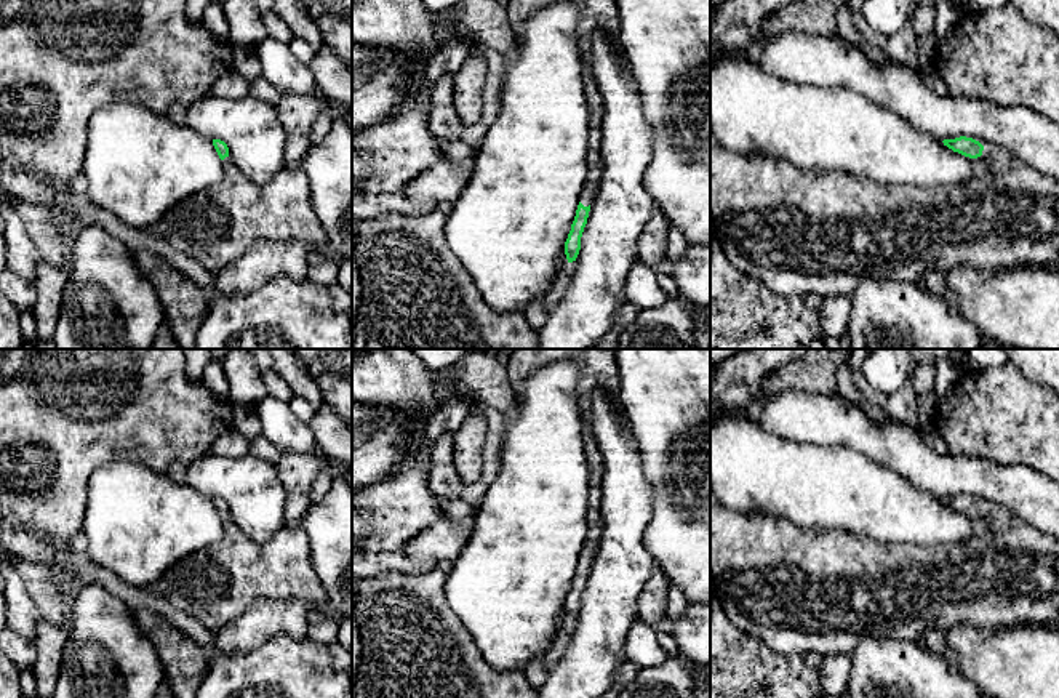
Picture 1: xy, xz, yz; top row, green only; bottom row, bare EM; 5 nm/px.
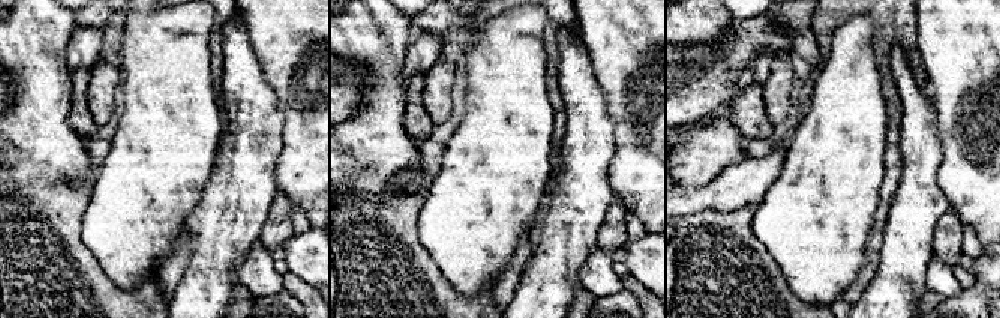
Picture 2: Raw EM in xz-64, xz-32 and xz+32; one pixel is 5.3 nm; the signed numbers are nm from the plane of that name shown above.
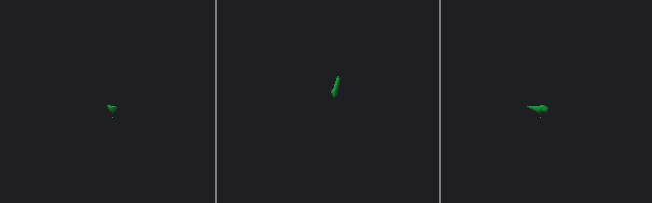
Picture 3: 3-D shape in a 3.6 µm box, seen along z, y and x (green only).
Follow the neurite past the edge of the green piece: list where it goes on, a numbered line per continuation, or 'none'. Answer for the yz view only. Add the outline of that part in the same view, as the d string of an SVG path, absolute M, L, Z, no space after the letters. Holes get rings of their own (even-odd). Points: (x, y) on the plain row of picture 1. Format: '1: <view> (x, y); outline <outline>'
1: yz (797, 589); outline M710 487L710 580L733 626L737 631L761 640L769 650L782 655L805 656L809 652L816 652L822 656L840 653L849 655L864 637L918 642L929 629L947 632L955 624L971 624L976 628L1035 624L1038 628L1053 629L1059 620L1059 541L1054 536L1030 527L1014 512L1000 504L985 504L982 515L992 522L992 530L971 541L931 546L880 543L845 530L816 530L800 527L785 517L763 514L760 511L731 511L718 501Z

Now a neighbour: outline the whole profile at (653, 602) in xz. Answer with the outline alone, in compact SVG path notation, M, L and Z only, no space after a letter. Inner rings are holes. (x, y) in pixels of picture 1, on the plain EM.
M654 567L637 599L637 618L656 628L669 612L669 581L661 567Z

